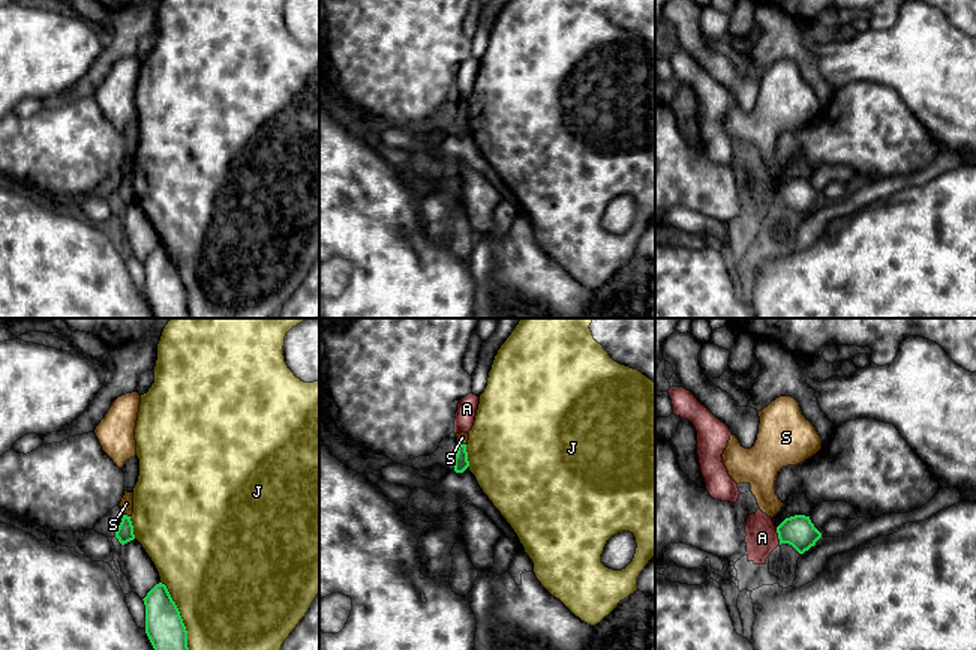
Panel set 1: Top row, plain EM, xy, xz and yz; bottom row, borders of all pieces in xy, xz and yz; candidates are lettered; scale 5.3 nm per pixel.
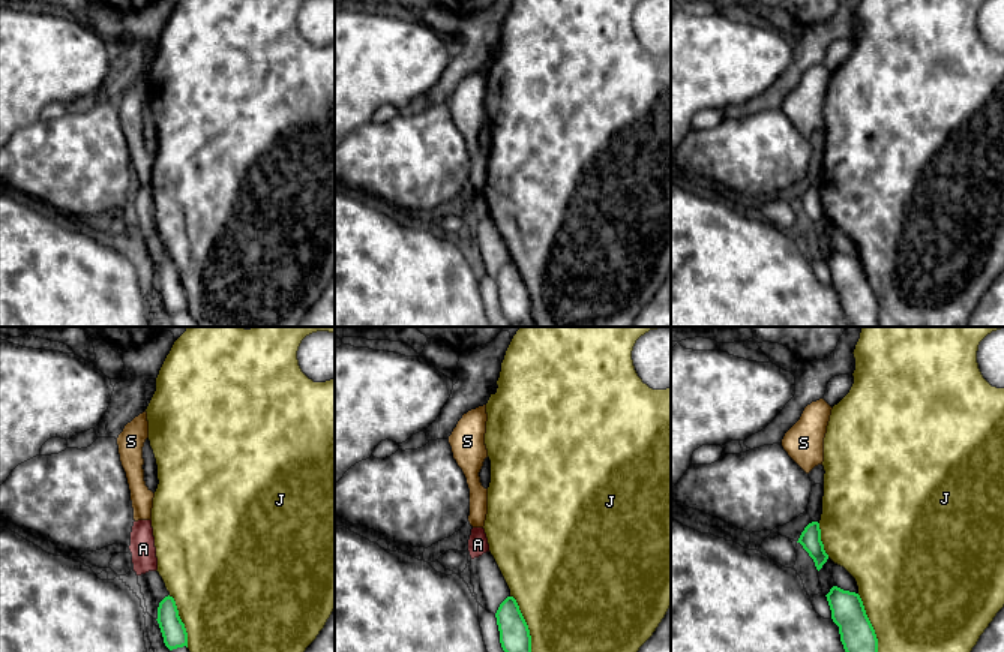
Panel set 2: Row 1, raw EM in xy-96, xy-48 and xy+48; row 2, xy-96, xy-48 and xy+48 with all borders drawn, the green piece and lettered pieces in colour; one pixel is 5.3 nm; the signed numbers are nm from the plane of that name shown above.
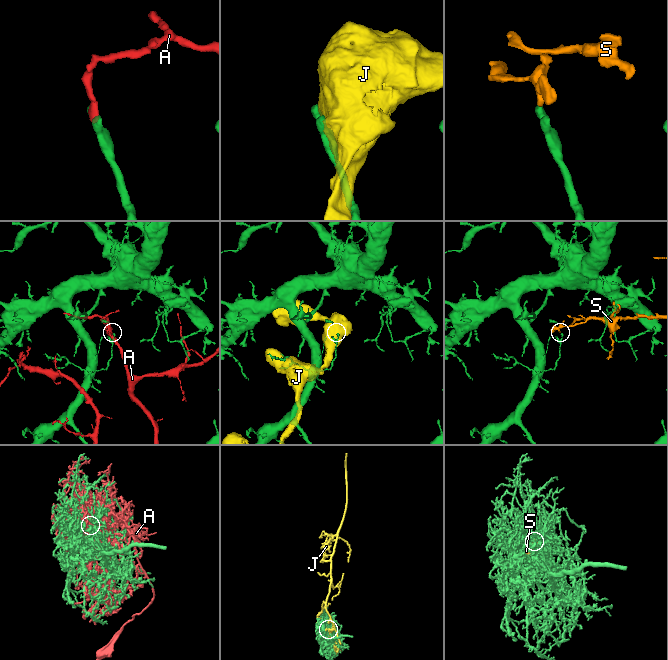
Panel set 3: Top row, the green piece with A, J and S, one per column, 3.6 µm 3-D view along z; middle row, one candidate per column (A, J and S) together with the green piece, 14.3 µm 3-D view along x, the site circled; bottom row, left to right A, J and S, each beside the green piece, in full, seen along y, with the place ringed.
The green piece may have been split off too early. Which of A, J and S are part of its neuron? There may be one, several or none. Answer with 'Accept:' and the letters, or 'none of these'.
Accept: none of these

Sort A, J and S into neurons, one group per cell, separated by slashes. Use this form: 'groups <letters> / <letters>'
groups A / J / S

